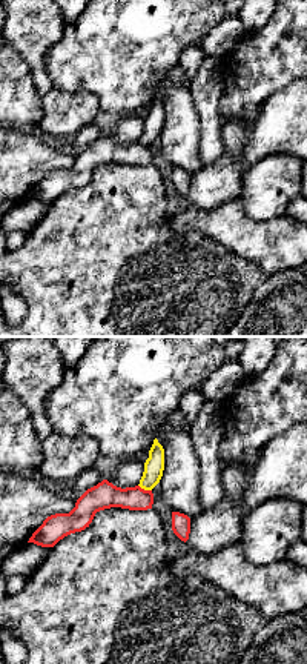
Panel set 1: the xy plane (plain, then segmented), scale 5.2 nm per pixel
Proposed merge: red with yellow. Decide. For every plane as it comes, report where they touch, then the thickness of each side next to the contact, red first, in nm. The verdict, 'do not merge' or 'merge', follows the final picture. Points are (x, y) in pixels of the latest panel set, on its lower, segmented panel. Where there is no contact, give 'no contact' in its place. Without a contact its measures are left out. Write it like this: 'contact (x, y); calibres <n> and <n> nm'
contact (143, 489); calibres 140 and 110 nm

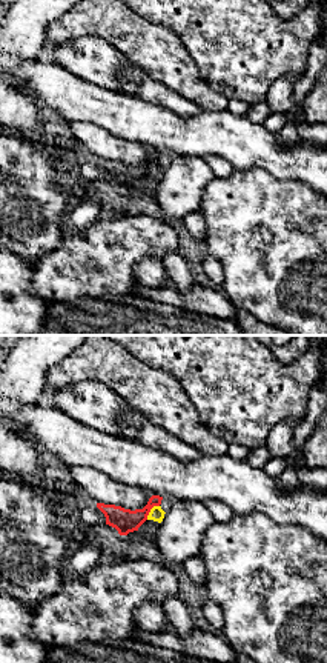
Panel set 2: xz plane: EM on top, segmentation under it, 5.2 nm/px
contact (149, 511); calibres 130 and 80 nm

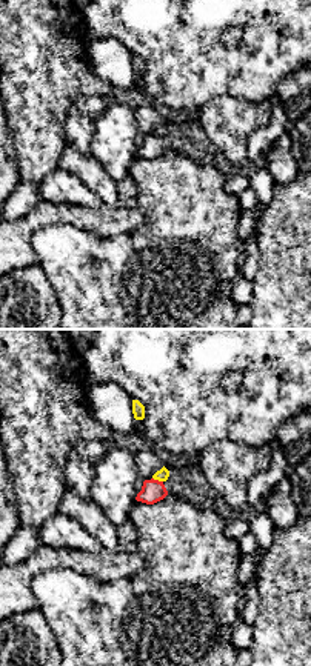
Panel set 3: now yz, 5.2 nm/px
contact (157, 480); calibres 120 and 60 nm

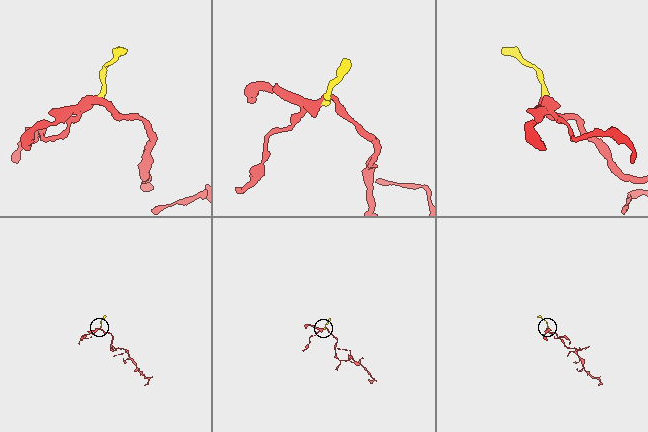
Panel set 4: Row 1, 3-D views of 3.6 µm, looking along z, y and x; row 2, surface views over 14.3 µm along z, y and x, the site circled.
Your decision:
do not merge

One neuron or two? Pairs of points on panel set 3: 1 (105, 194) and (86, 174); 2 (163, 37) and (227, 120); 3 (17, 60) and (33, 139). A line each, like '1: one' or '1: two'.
1: one
2: two
3: one

